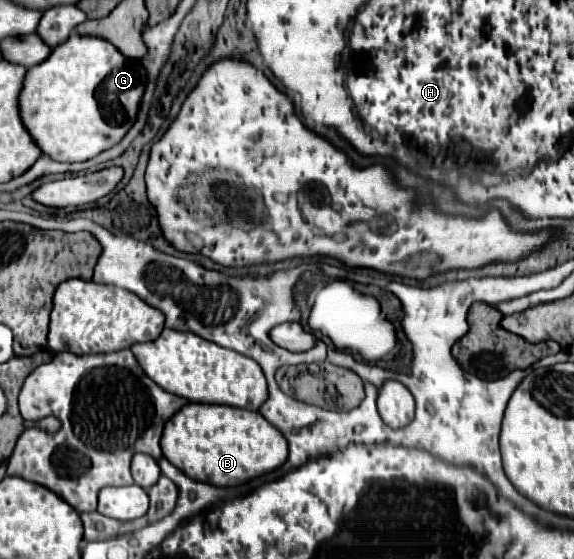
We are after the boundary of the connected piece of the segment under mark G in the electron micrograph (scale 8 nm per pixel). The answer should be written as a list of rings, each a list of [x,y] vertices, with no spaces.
[[[72,33],[52,55],[32,67],[20,93],[20,115],[38,147],[56,161],[78,163],[118,145],[134,125],[148,71],[140,59],[124,59],[100,37]]]

